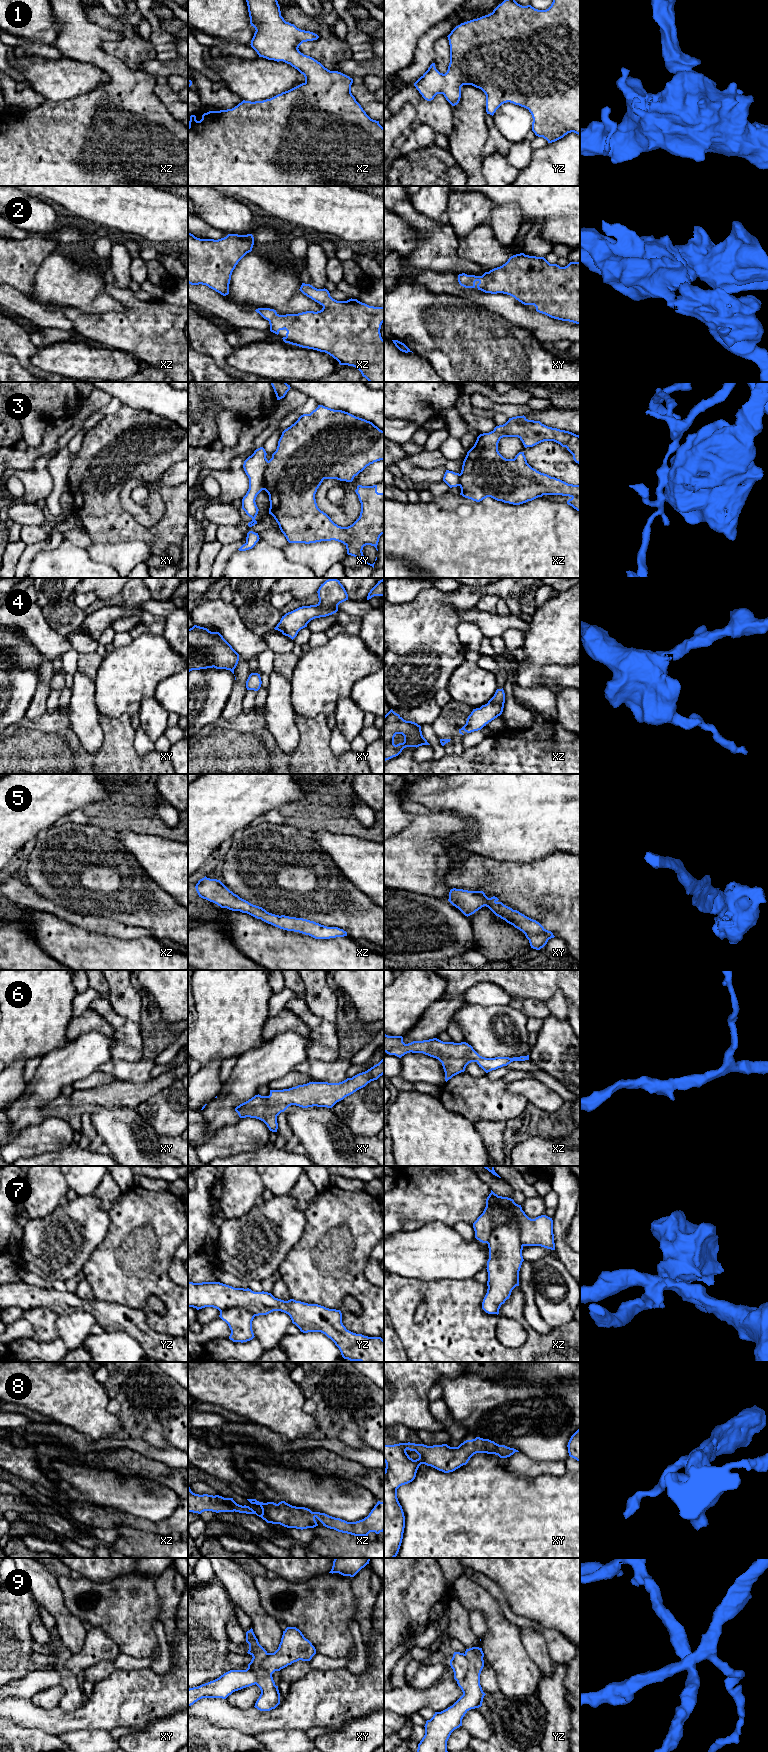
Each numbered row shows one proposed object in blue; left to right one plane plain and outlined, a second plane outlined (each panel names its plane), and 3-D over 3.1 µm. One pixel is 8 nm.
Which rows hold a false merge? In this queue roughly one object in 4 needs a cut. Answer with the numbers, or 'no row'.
3, 7, 9

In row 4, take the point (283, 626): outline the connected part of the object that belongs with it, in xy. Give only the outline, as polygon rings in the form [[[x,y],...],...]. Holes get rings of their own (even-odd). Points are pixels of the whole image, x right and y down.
[[[337,579],[326,580],[317,593],[319,602],[316,605],[302,606],[286,613],[274,629],[293,640],[311,620],[336,613],[338,605],[348,600],[345,588]]]

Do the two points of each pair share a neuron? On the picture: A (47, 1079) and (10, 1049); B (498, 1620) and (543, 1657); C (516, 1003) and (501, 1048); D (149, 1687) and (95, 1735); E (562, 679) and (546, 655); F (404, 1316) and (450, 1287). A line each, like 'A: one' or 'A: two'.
A: two
B: two
C: two
D: two
E: two
F: one

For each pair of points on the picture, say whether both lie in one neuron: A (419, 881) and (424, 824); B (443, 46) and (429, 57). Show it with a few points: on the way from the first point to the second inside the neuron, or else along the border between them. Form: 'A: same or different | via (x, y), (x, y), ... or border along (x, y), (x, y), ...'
A: same | via (419, 867), (419, 852), (424, 838)
B: different | border along (446, 35), (440, 36), (433, 44), (433, 62)

